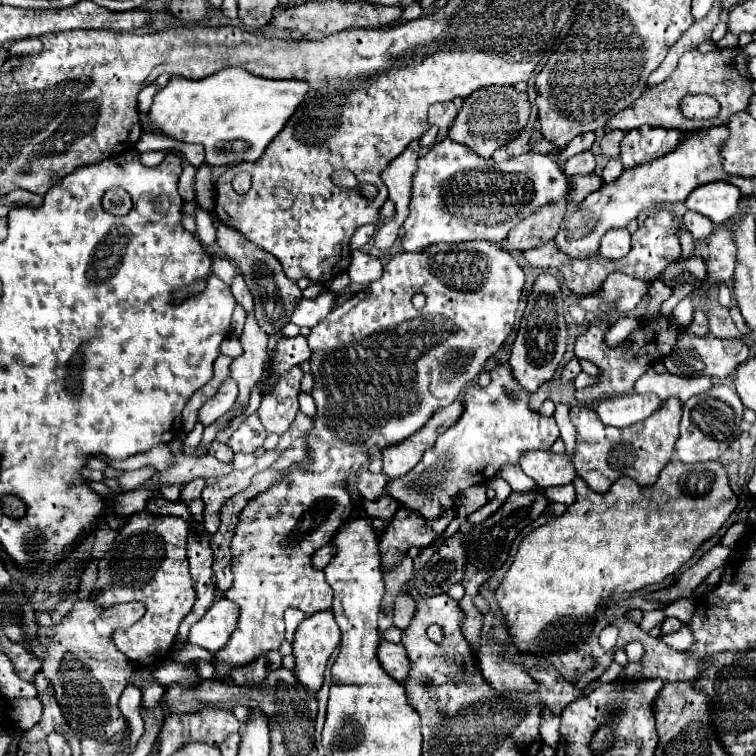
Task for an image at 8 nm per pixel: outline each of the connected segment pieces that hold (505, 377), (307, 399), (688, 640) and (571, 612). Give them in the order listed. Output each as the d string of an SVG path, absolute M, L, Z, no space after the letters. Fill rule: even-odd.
M509 363L495 365L489 387L469 385L463 395L463 413L455 425L441 433L423 459L409 471L407 477L387 483L387 495L403 509L419 513L425 523L431 523L455 505L455 497L473 485L483 485L497 477L505 463L519 463L527 451L549 449L559 437L555 417L543 417L529 409L529 391L513 377ZM511 391L517 399L509 401L505 393Z
M301 393L299 395L299 407L301 407L301 411L307 415L307 417L315 417L315 403L313 403L313 397L311 395L305 395L305 393Z
M683 625L677 633L661 635L659 639L663 639L663 643L667 643L669 647L675 647L675 649L689 649L689 647L695 643L693 631L689 629L689 625Z
M669 461L655 485L637 487L633 479L619 477L611 485L611 491L603 495L591 491L579 477L573 485L577 491L575 503L571 503L561 517L533 529L519 543L513 565L493 591L515 649L523 655L535 655L539 659L547 655L547 651L549 655L565 653L585 643L593 631L601 601L613 595L635 593L673 575L691 559L693 551L705 539L713 537L721 529L737 507L737 497L729 487L725 467L719 461L693 465Z

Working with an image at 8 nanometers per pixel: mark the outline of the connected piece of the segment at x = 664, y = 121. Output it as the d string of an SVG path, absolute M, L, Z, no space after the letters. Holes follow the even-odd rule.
M727 47L727 49L715 49L709 53L701 53L699 49L687 51L681 59L677 69L671 73L669 79L665 79L663 83L645 89L643 95L639 97L639 101L635 101L631 107L619 111L615 117L609 119L607 129L637 129L643 125L649 127L663 127L663 129L679 129L679 131L695 131L695 129L703 129L703 127L711 127L717 123L725 123L731 115L735 115L737 111L745 111L749 105L749 99L753 97L753 89L751 89L751 75L747 69L749 63L749 55L741 49L741 47ZM687 95L711 95L719 101L721 111L717 117L713 119L705 119L705 121L691 121L681 113L681 99Z

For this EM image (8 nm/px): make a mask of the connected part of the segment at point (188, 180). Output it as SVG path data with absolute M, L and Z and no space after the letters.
M181 159L181 165L183 165L183 173L181 173L181 179L179 179L179 193L185 201L191 201L191 203L197 205L197 201L195 201L195 175L197 175L197 169L187 159Z

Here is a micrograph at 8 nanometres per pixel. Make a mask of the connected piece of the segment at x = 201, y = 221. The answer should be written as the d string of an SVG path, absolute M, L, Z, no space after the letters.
M197 209L195 221L197 221L197 239L201 241L201 245L203 245L203 247L213 245L213 243L215 243L215 227L213 227L213 223L211 223L209 213L203 211L203 209Z

